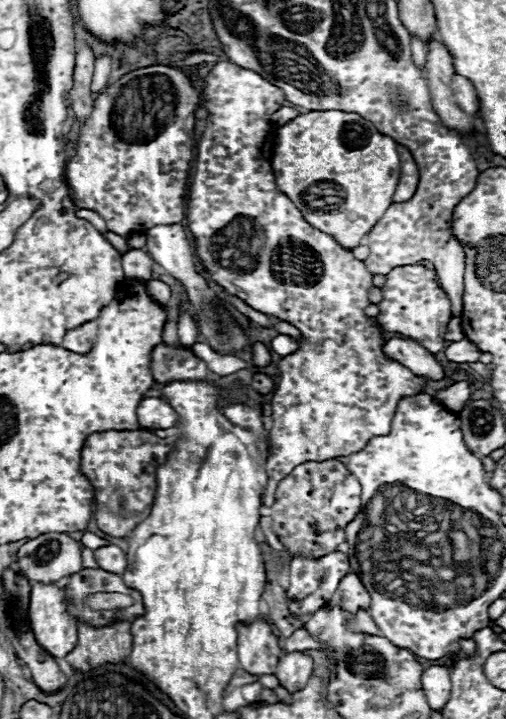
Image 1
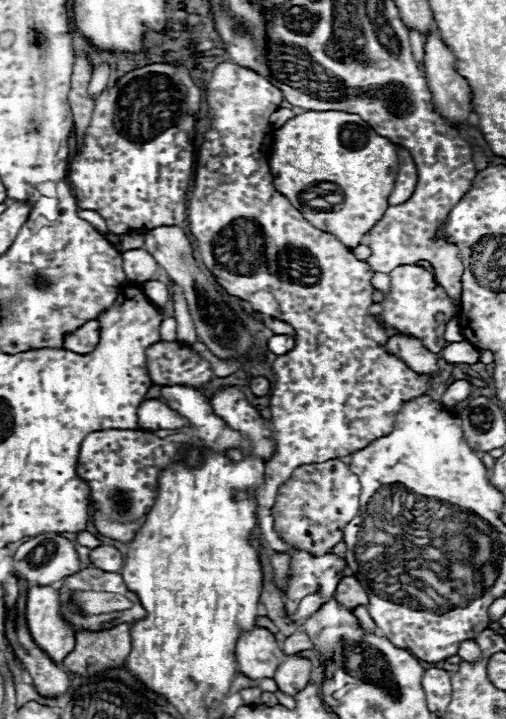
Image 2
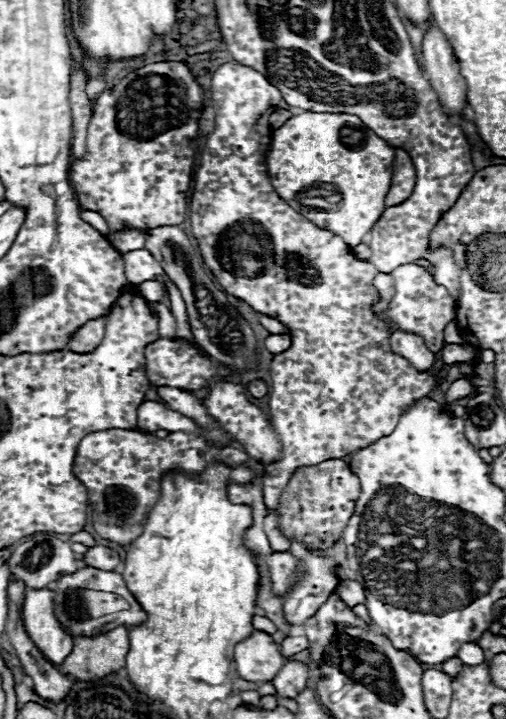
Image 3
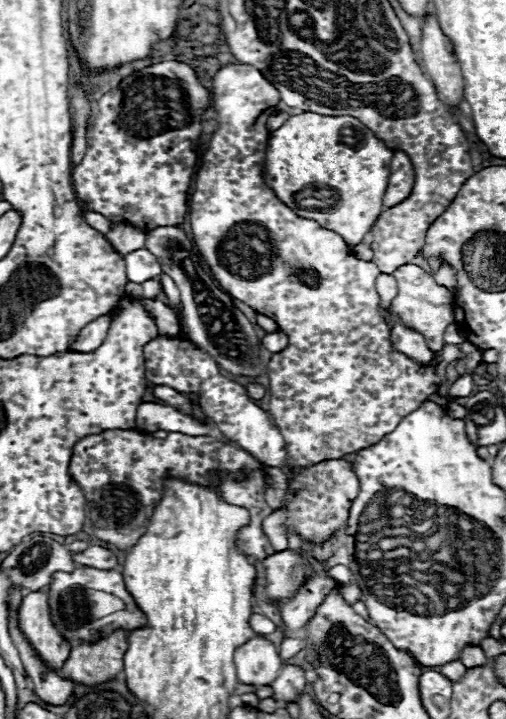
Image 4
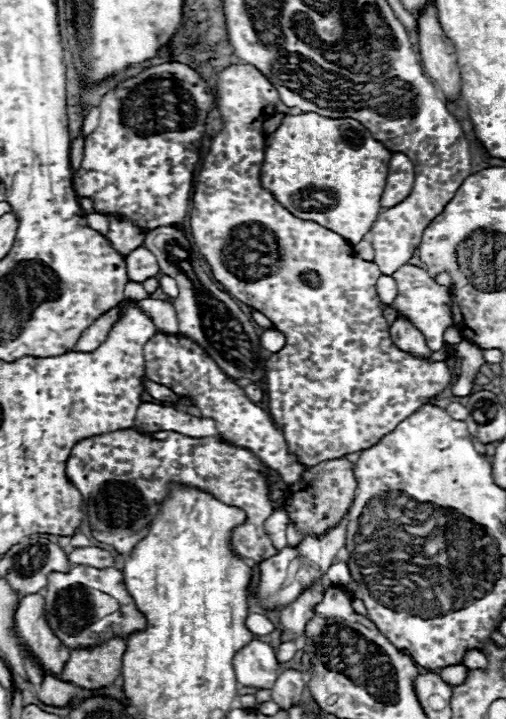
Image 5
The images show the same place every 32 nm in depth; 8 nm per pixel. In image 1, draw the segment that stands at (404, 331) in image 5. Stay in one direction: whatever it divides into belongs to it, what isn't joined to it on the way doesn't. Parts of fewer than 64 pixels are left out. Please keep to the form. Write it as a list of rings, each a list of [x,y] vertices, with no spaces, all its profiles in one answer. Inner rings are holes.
[[[394,336],[384,344],[384,354],[402,362],[416,376],[426,376],[430,380],[440,380],[444,376],[444,370],[438,364],[436,356],[416,340]]]

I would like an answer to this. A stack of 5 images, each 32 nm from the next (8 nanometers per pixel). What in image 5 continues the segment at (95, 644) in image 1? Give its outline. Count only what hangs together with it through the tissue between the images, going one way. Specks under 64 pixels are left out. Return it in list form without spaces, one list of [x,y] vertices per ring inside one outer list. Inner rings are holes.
[[[112,638],[92,650],[72,650],[66,668],[60,672],[60,680],[76,684],[84,690],[100,690],[122,674],[122,654],[126,652],[126,640]]]

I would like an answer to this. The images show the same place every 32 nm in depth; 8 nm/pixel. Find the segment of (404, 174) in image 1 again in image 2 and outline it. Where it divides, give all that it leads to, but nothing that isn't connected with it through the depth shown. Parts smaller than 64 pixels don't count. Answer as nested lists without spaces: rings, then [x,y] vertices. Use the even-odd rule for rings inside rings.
[[[402,146],[396,148],[398,154],[398,176],[392,188],[392,194],[388,196],[388,204],[402,204],[404,200],[408,200],[416,188],[416,180],[418,180],[418,172],[416,172],[416,164],[410,156],[410,152]]]

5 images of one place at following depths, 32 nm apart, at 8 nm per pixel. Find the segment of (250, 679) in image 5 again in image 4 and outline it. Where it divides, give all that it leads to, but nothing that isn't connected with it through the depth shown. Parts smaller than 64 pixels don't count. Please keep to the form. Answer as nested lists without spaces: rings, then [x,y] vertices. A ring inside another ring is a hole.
[[[254,636],[234,652],[236,676],[242,684],[270,686],[280,674],[282,664],[278,648],[262,636]]]

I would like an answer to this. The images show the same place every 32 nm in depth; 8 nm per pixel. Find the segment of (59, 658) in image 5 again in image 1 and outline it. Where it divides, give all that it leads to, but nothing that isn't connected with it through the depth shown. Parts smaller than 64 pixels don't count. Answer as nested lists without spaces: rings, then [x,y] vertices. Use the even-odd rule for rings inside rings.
[[[32,584],[30,592],[30,606],[28,606],[28,618],[30,618],[30,628],[32,634],[36,636],[36,642],[52,656],[52,658],[64,658],[78,640],[78,628],[76,620],[66,614],[66,602],[64,602],[64,590],[56,584]]]

